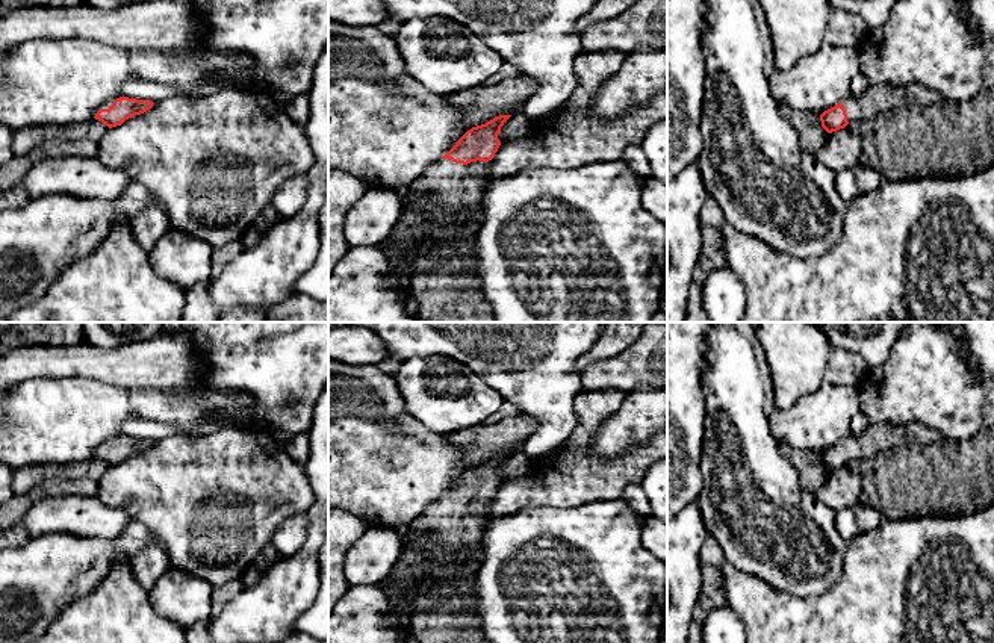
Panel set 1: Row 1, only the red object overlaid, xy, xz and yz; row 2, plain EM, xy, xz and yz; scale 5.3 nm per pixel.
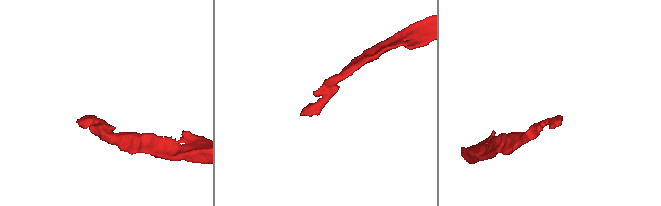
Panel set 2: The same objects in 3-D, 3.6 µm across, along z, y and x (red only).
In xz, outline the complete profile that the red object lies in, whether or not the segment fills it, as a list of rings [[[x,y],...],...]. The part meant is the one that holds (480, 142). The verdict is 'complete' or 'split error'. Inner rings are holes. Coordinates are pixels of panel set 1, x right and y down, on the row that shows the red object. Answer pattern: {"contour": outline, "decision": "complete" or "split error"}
{"contour": [[[499,115],[467,130],[455,145],[425,174],[408,186],[413,203],[405,207],[389,236],[378,244],[390,265],[390,281],[412,297],[413,268],[410,250],[415,245],[436,245],[434,230],[449,221],[471,221],[483,197],[483,169],[493,159],[501,141],[501,127],[511,115]]], "decision": "split error"}

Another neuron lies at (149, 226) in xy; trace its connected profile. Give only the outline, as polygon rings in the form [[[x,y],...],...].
[[[153,203],[130,216],[130,228],[136,244],[147,253],[171,228],[166,210],[160,203]]]

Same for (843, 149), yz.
[[[847,127],[829,133],[814,156],[835,172],[864,163],[861,139]]]

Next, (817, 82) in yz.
[[[823,42],[815,53],[805,56],[790,70],[775,68],[767,79],[779,104],[822,115],[850,97],[852,79],[859,73],[859,47]]]

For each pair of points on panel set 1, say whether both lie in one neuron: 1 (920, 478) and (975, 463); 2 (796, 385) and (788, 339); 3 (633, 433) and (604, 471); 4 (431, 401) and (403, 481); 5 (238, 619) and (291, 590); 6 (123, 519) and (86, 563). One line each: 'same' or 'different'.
1: same
2: same
3: different
4: different
5: same
6: different

